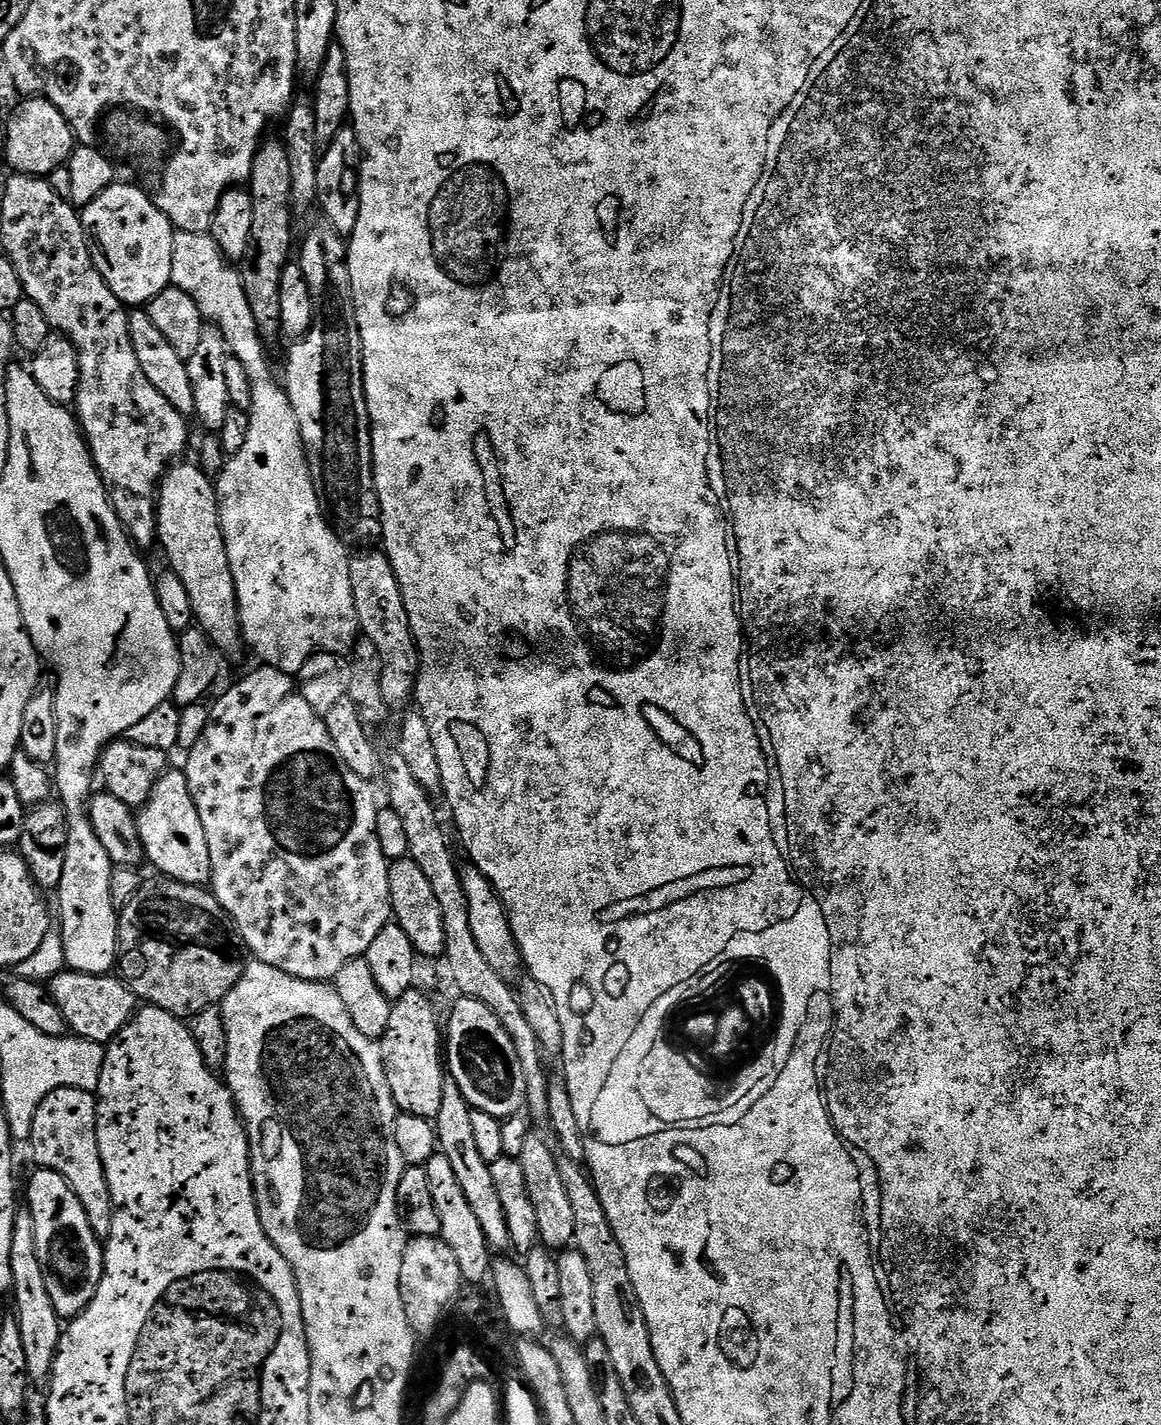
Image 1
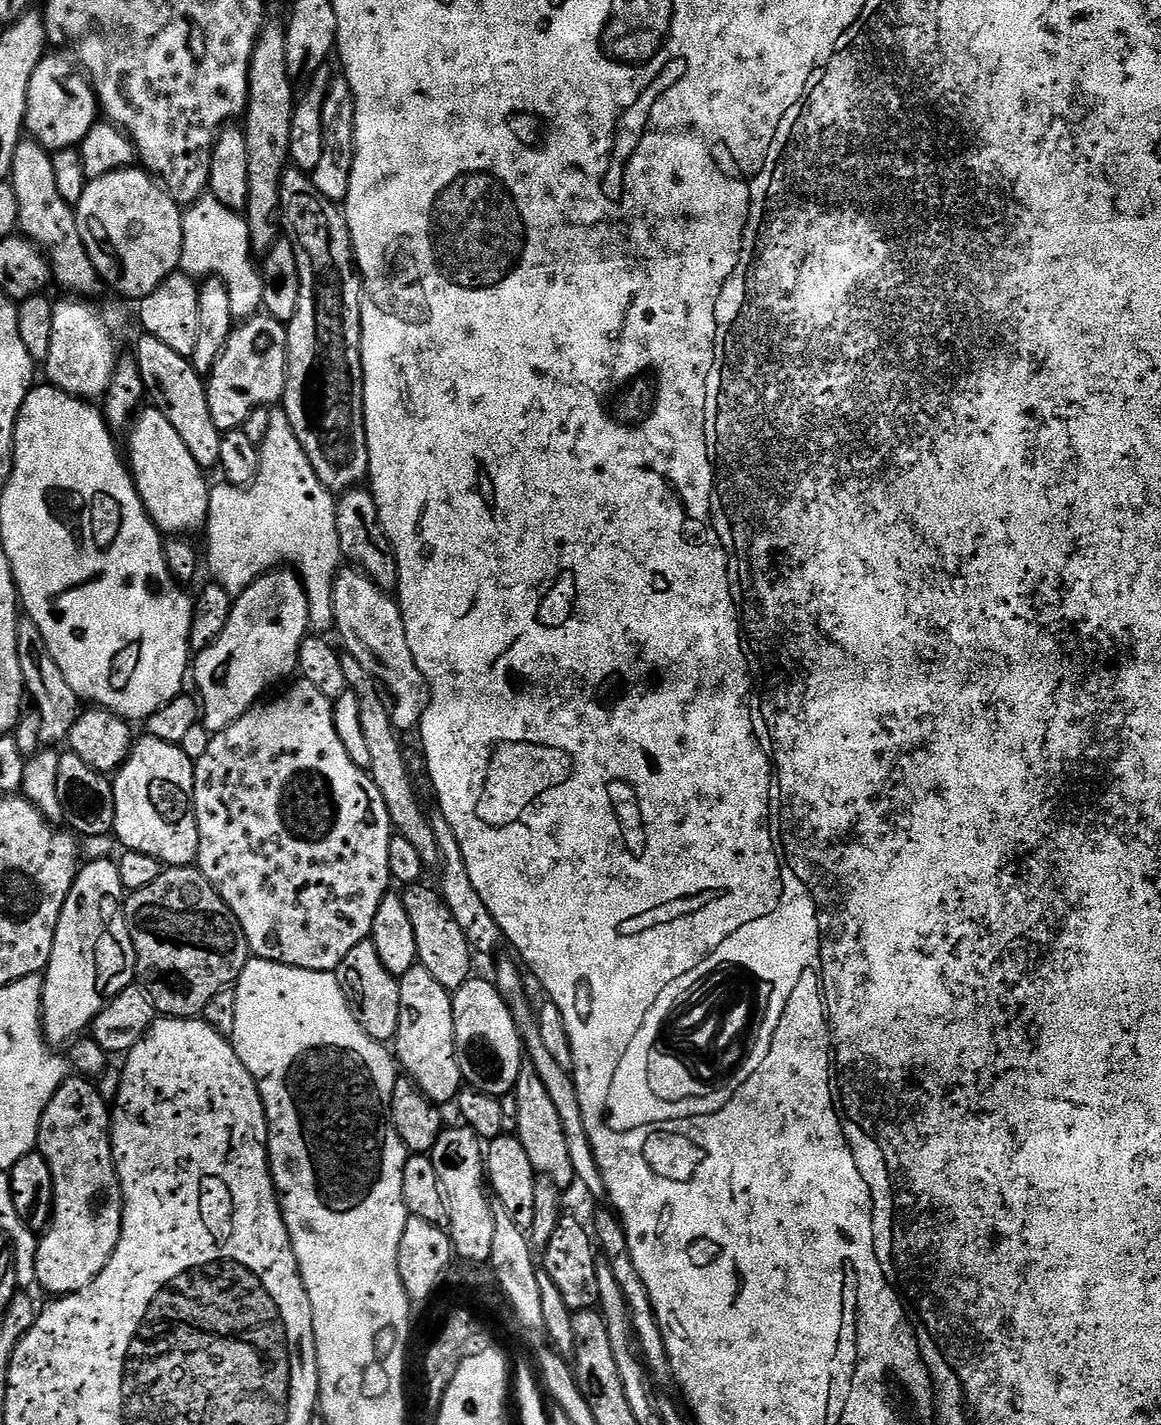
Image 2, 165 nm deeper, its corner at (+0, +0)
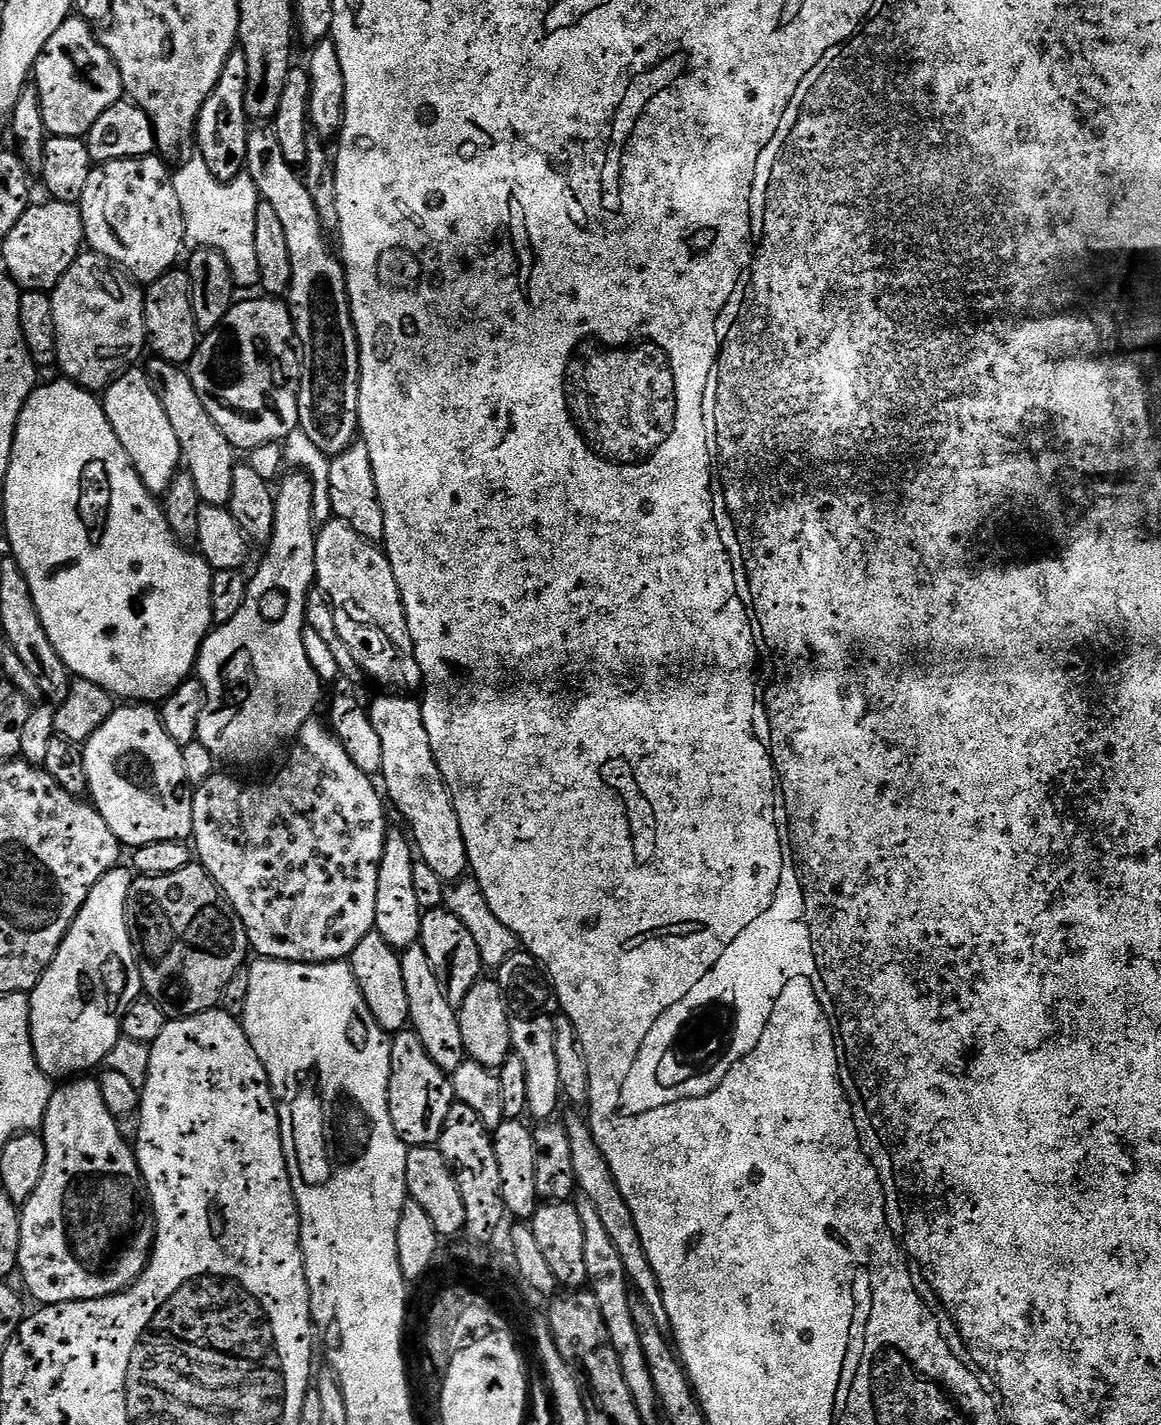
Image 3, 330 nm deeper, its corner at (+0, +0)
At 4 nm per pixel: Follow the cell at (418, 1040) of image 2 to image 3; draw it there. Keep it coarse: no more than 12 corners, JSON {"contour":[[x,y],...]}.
{"contour":[[419,942],[403,949],[410,1028],[451,1074],[466,1058],[457,1009]]}

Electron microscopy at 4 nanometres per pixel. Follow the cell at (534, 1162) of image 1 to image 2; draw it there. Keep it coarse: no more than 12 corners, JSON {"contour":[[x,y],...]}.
{"contour":[[538,1070],[514,1095],[526,1155],[561,1190],[576,1180],[566,1133]]}

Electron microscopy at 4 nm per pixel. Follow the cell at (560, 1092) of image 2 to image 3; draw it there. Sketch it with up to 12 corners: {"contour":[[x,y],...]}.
{"contour":[[579,1111],[562,1120],[576,1187],[606,1225],[629,1285],[668,1315],[634,1214]]}

